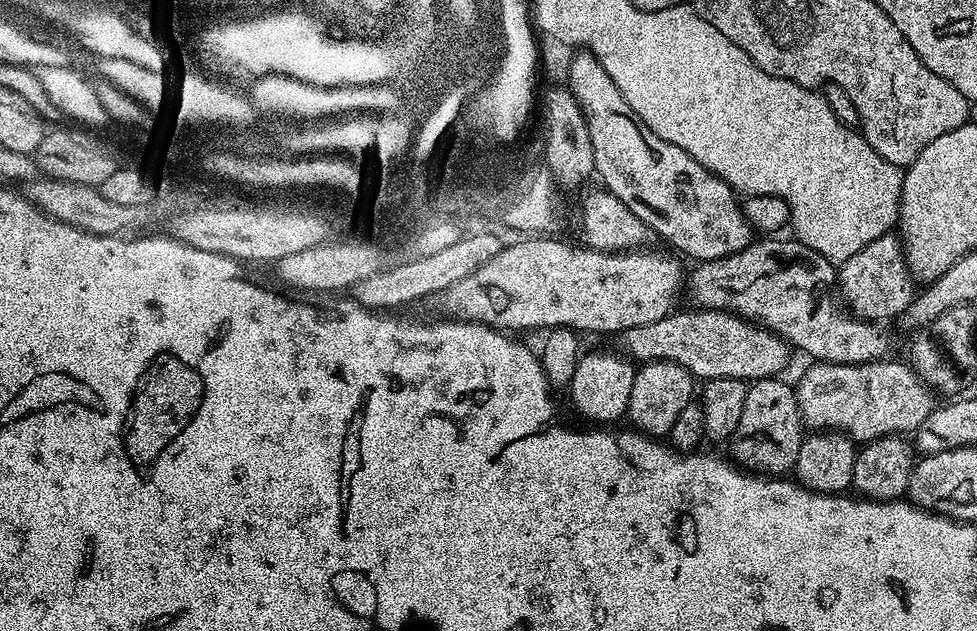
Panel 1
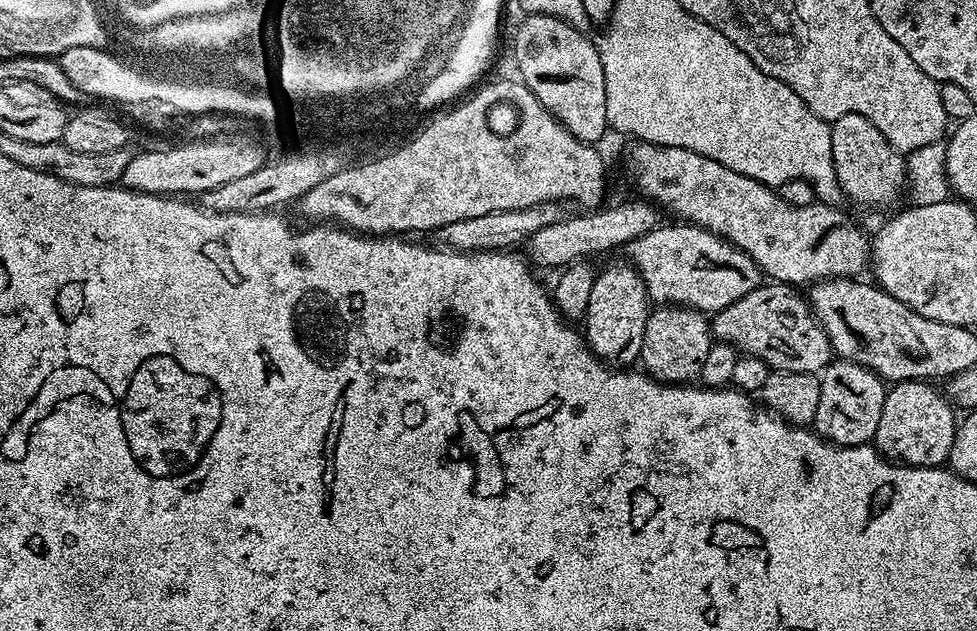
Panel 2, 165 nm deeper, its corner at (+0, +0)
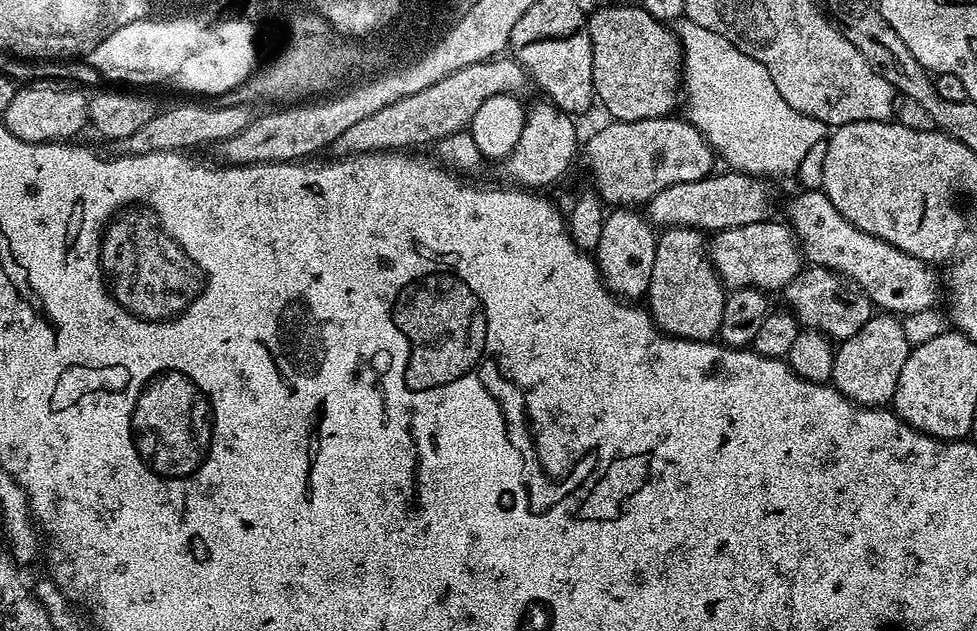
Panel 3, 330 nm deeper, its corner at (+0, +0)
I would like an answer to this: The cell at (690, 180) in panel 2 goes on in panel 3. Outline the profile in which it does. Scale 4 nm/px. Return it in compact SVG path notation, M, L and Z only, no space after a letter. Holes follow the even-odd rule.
M804 190L799 194L801 196L796 196L789 202L786 220L792 231L796 233L803 259L809 265L817 268L829 268L831 272L837 272L845 280L859 288L861 292L865 292L877 309L888 314L895 314L900 318L916 316L919 312L935 306L940 292L942 296L942 284L941 281L940 284L936 281L937 269L935 267L890 246L890 242L882 242L882 238L874 238L870 234L858 230L858 226L854 226L846 218L842 218L842 214L838 214L838 206L834 206L834 202L830 202L830 198L824 191Z

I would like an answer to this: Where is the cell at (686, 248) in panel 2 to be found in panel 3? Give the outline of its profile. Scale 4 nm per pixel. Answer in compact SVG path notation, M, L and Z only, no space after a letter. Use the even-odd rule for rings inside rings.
M776 218L715 233L708 244L708 254L712 257L712 265L716 267L720 281L729 289L759 288L769 293L779 293L802 267L802 253L796 233L787 223L779 224Z

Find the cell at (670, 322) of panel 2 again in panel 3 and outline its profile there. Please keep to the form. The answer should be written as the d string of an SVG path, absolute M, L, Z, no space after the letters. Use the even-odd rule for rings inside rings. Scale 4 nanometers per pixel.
M666 228L657 235L646 307L661 332L683 340L719 337L725 295L726 286L712 265L705 233L699 228Z

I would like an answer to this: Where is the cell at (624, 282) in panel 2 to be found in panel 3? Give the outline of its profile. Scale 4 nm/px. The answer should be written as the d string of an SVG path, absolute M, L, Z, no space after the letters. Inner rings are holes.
M616 206L604 217L602 238L594 249L594 259L600 269L600 278L605 288L628 302L636 302L647 297L650 273L654 271L654 250L657 229L648 223L647 215L638 213L628 206Z

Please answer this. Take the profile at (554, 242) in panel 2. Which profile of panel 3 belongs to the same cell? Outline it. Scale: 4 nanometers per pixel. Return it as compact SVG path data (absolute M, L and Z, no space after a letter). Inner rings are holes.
M723 171L698 182L678 182L678 186L658 190L646 205L648 223L660 230L699 228L705 234L715 234L727 228L750 226L750 222L762 222L773 215L772 192L767 179L747 176L744 172Z

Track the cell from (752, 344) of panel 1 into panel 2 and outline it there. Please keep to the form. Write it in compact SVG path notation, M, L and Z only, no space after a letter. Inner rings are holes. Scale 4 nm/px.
M761 283L759 288L750 290L750 294L738 298L738 302L730 302L730 306L726 306L711 317L713 337L719 343L732 345L737 353L758 358L773 372L797 372L798 374L823 372L834 359L830 340L826 338L826 330L822 330L822 326L816 321L816 316L808 307L807 299L796 292L799 291L790 284Z

